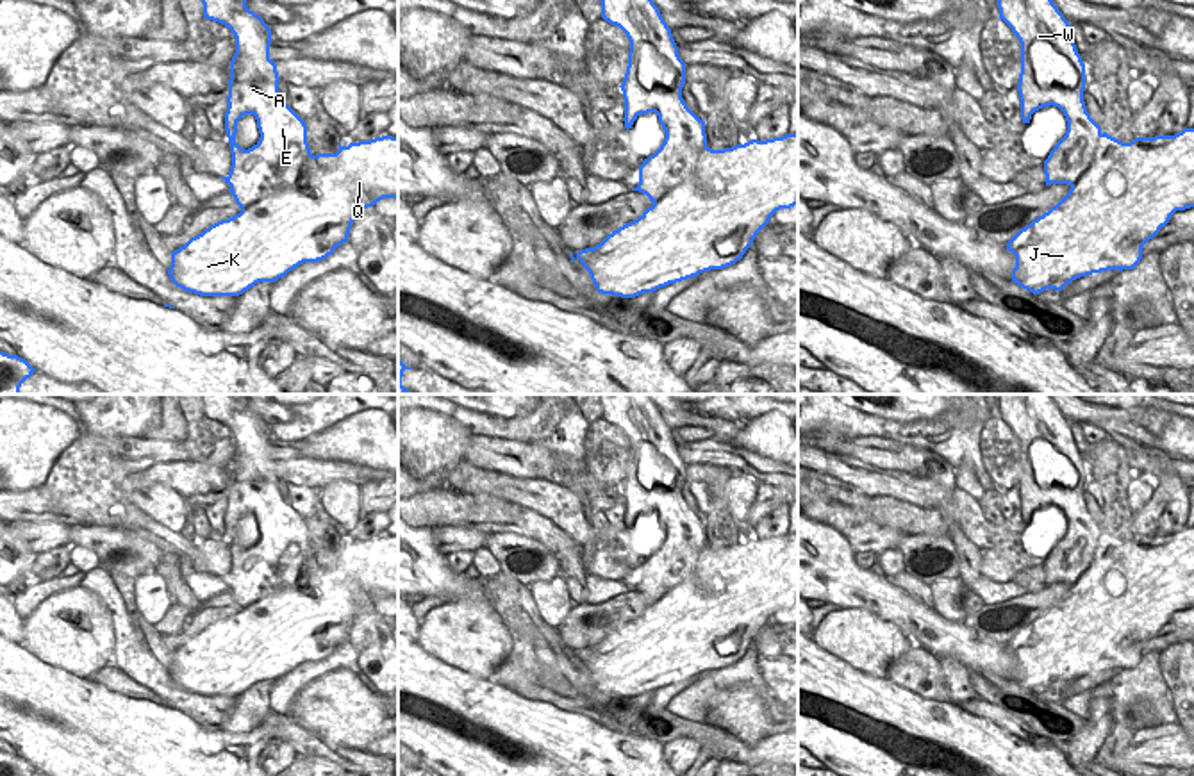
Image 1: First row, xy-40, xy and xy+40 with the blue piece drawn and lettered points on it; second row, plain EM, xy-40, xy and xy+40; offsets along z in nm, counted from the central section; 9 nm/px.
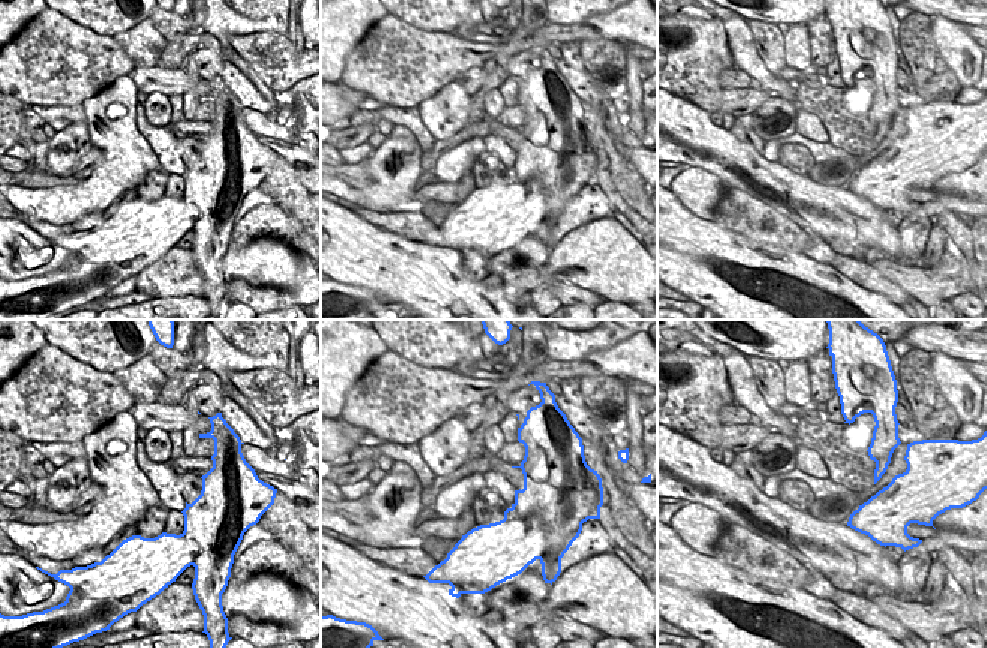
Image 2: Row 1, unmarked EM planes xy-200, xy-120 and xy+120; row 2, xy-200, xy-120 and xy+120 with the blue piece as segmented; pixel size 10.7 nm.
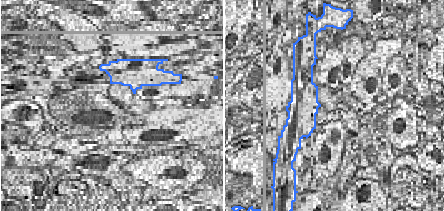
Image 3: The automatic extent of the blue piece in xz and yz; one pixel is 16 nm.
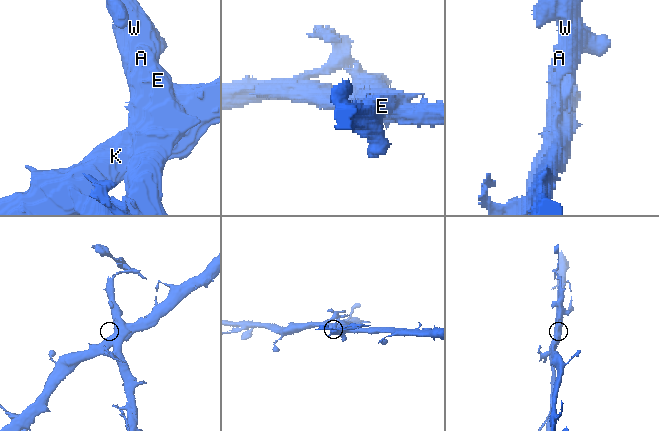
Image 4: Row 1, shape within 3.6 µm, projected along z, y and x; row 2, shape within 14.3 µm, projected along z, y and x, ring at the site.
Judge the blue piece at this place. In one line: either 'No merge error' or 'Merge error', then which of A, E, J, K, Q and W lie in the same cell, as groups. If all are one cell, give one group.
Merge error. Groups: A E W / J K Q.

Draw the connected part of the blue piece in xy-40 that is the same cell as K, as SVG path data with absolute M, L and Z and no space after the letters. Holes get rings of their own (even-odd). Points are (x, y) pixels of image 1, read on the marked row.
M382 136L369 141L350 143L336 153L318 153L298 173L296 187L269 193L261 203L241 209L239 214L221 219L184 246L171 252L168 275L171 282L200 296L239 296L259 282L277 282L303 262L318 262L348 241L355 216L384 198L398 198L398 136ZM309 207L309 214L294 212L287 218L269 218L269 209Z

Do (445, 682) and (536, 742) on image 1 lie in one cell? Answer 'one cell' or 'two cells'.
one cell

